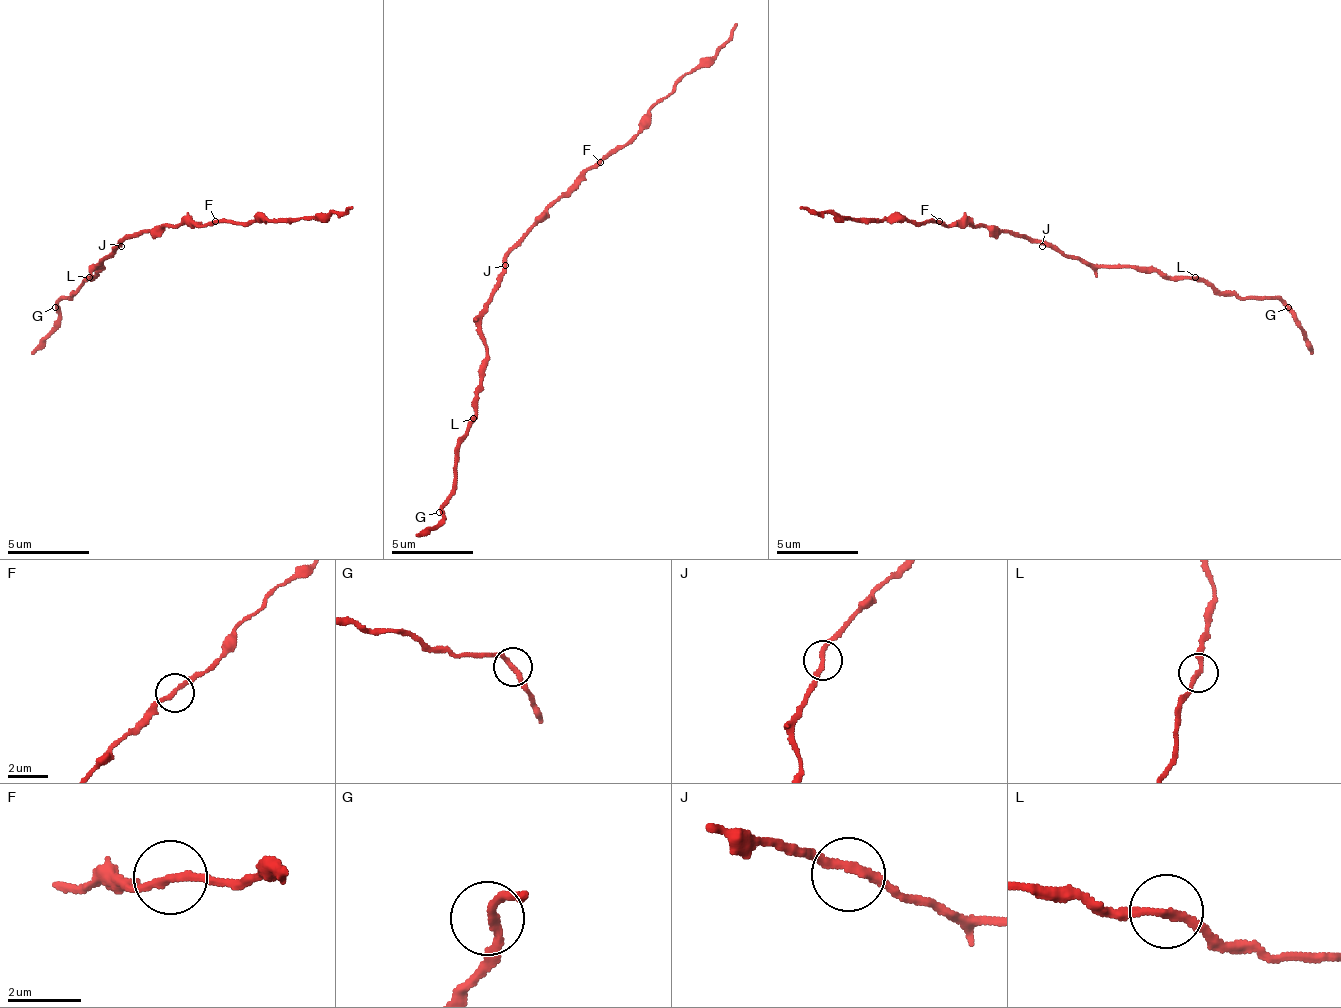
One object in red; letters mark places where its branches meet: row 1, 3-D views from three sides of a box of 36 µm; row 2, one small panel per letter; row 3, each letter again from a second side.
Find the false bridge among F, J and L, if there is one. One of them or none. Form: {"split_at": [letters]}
{"split_at": []}

